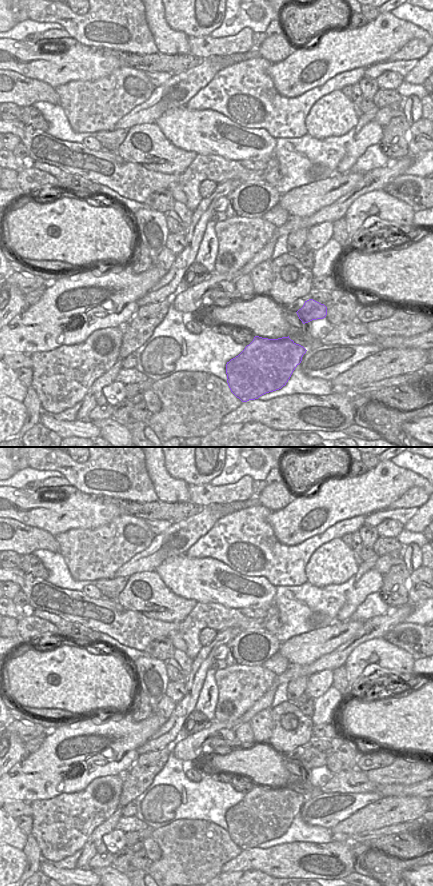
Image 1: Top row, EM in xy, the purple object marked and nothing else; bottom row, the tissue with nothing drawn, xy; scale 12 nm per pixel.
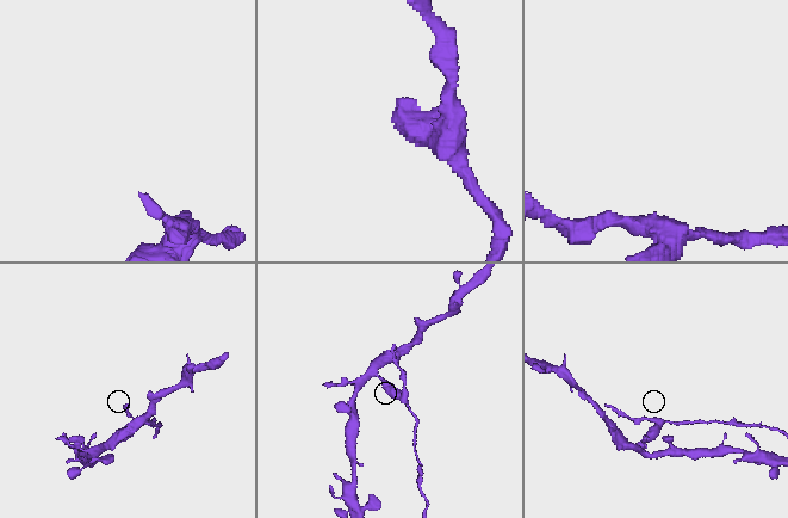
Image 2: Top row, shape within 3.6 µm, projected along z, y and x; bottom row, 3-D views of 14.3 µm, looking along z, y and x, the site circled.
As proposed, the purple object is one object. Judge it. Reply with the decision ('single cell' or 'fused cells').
fused cells

